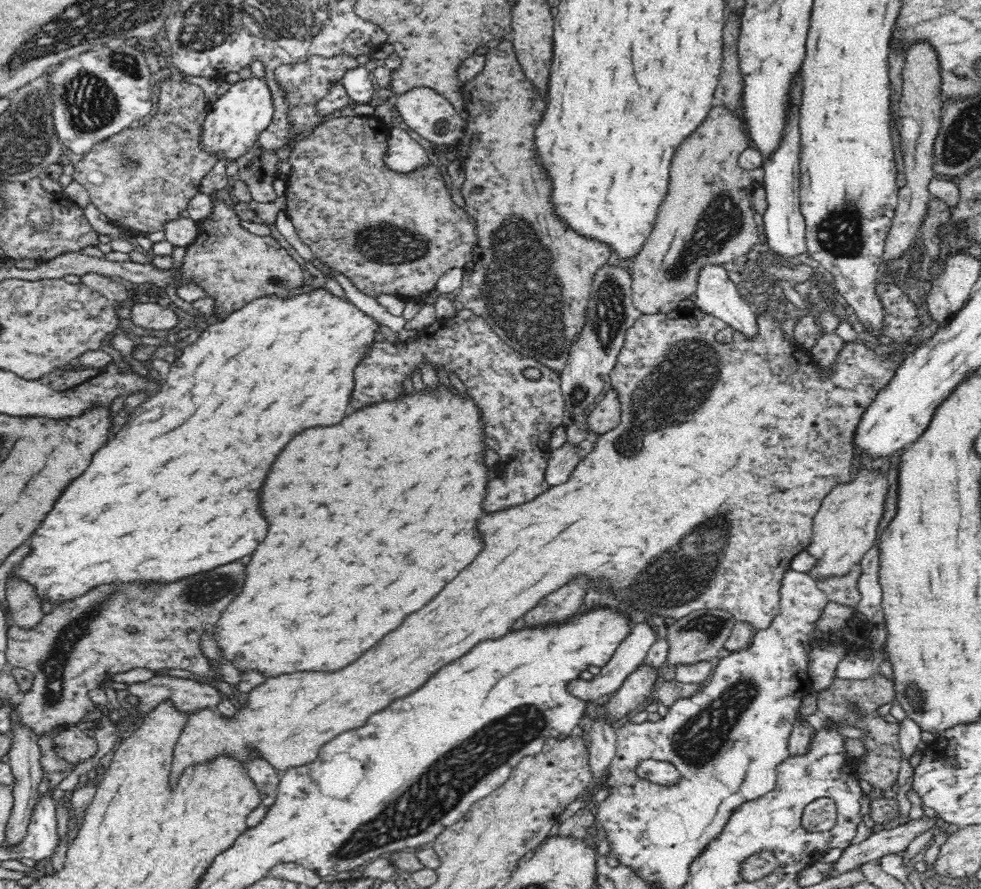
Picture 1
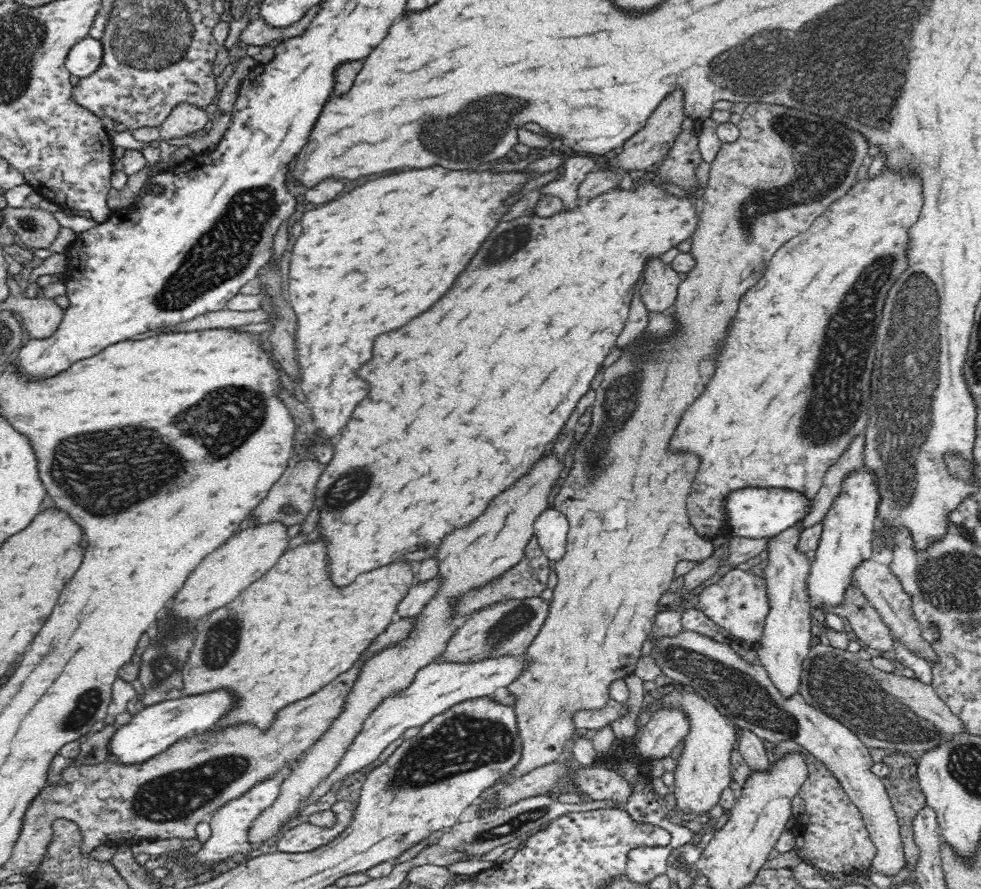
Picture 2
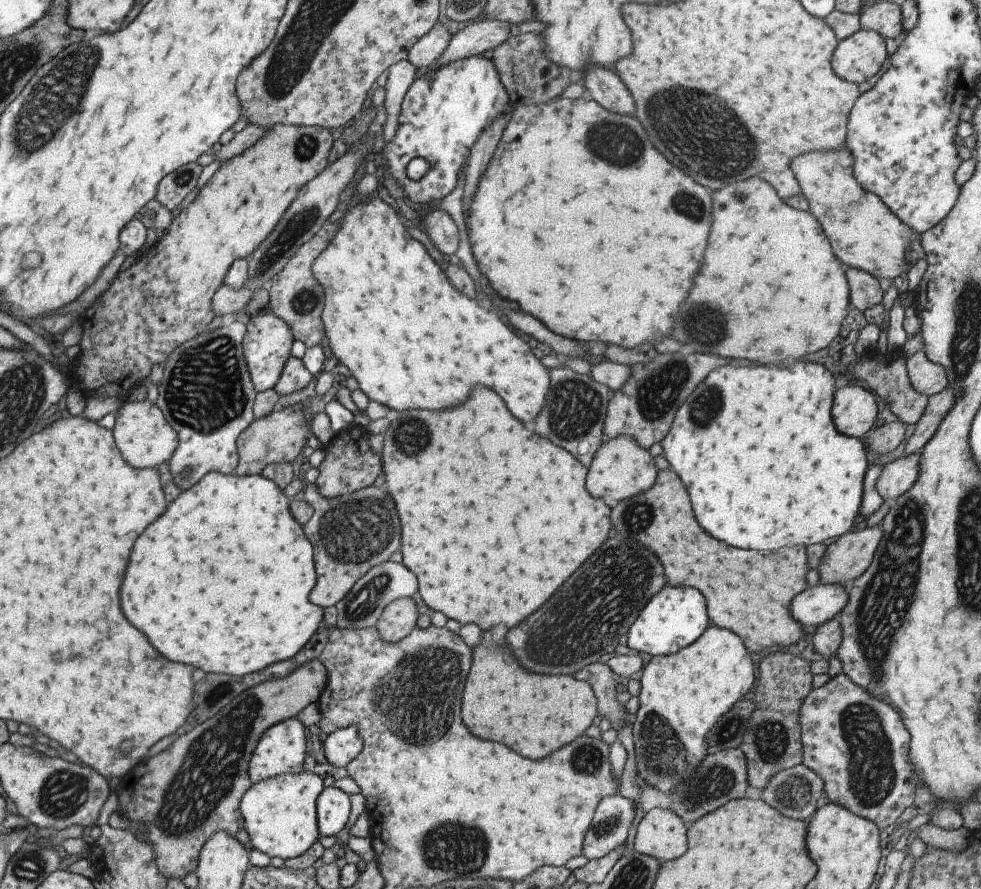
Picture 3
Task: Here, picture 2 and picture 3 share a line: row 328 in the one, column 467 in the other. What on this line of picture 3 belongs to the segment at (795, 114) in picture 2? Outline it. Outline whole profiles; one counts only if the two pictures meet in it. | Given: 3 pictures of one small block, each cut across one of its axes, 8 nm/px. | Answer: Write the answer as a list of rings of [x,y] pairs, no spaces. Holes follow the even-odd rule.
[[[492,630],[482,634],[482,642],[472,649],[472,668],[466,680],[462,720],[474,736],[506,742],[534,758],[566,746],[586,732],[598,713],[598,700],[588,682],[572,676],[548,676],[522,668],[512,656],[506,642],[496,642]],[[520,732],[536,732],[526,736]]]

